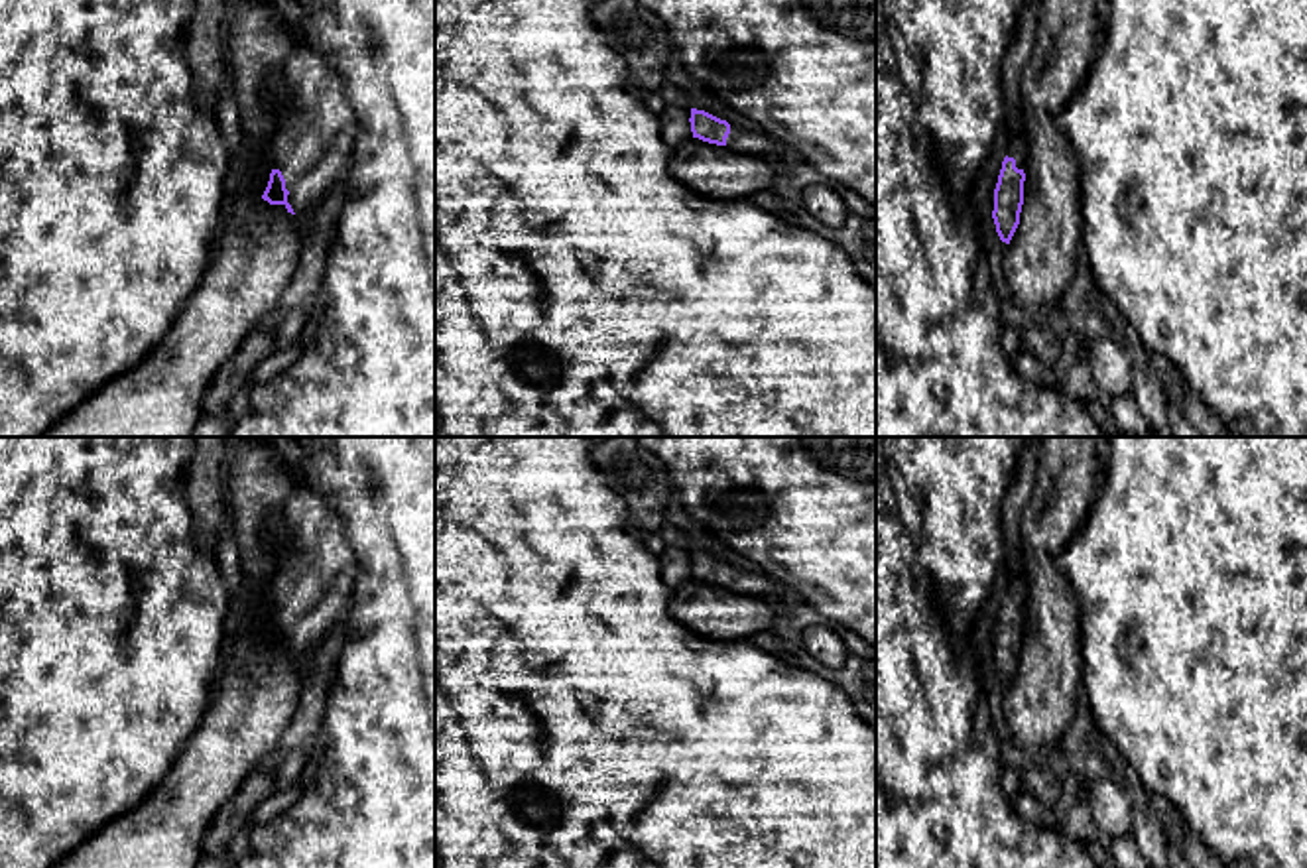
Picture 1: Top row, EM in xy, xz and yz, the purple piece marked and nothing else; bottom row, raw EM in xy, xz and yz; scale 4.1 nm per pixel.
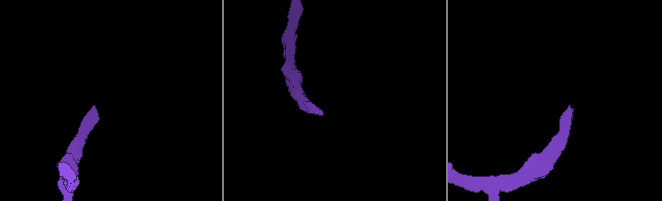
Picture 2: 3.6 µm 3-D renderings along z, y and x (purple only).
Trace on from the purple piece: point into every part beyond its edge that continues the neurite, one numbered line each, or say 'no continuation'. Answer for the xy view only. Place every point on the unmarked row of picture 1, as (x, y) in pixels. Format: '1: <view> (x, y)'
1: xy (313, 587)

